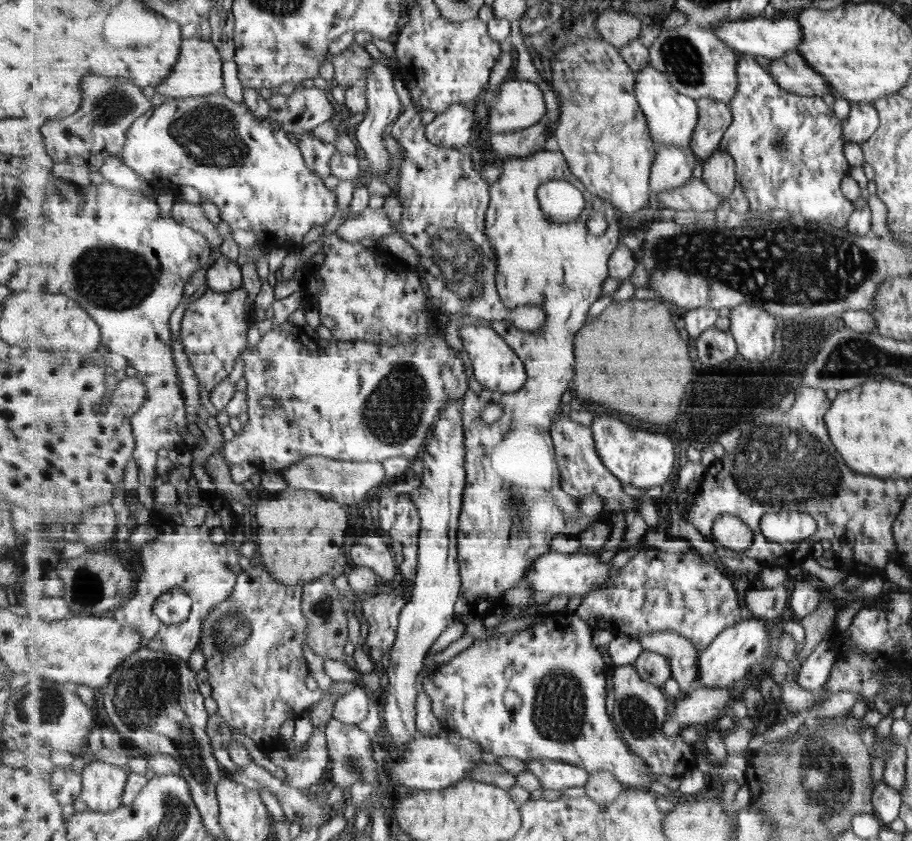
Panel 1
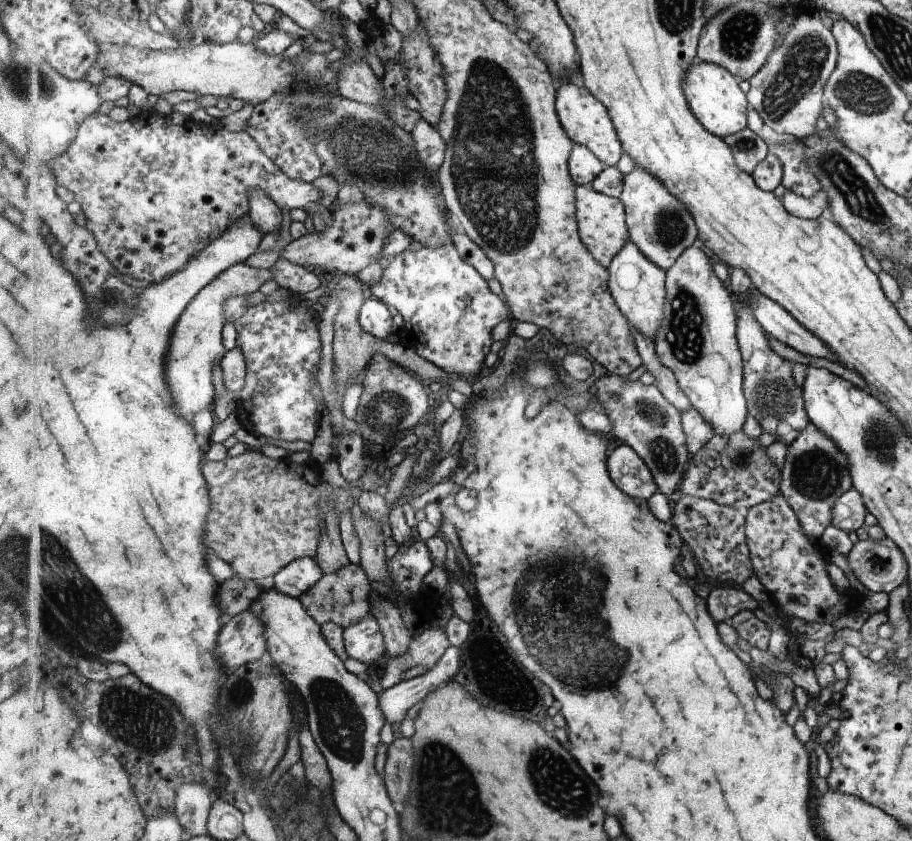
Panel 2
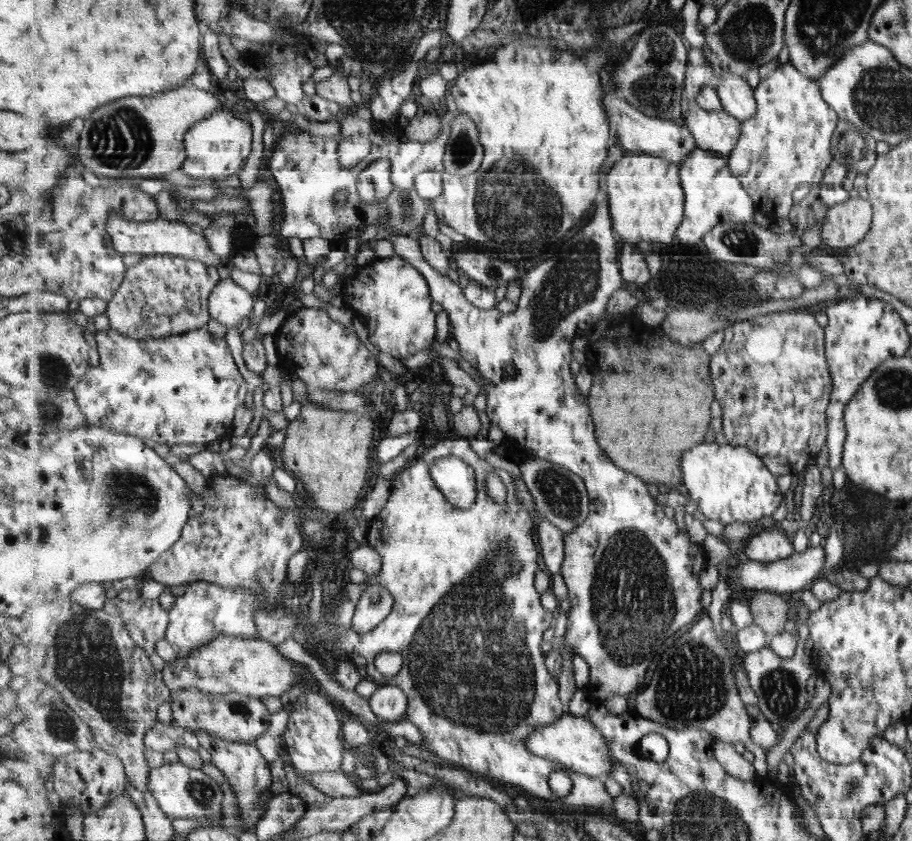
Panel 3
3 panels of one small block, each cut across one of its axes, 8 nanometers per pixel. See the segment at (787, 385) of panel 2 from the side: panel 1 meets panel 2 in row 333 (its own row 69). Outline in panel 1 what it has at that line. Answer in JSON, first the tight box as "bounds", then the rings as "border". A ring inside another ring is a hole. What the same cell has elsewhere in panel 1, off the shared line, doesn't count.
{"bounds":[720,55,854,229],"border":[[[753,55],[740,56],[738,73],[740,85],[737,94],[733,97],[733,100],[729,102],[732,108],[733,120],[731,127],[726,131],[720,146],[735,157],[735,163],[737,163],[737,182],[739,182],[743,194],[747,200],[749,200],[750,210],[763,213],[780,208],[785,209],[790,213],[801,213],[810,221],[817,221],[822,224],[829,223],[829,225],[837,226],[839,229],[847,228],[854,207],[853,201],[849,200],[842,190],[842,182],[845,177],[849,176],[849,172],[851,172],[852,169],[852,166],[847,162],[847,158],[845,158],[845,154],[843,154],[843,144],[845,144],[843,120],[839,120],[839,118],[835,116],[833,108],[825,104],[825,100],[821,98],[821,95],[805,96],[793,94],[793,92],[785,90],[783,86],[779,86],[779,84],[775,82],[775,78],[773,78],[772,74],[769,74],[769,71],[764,70],[759,66]]]}

